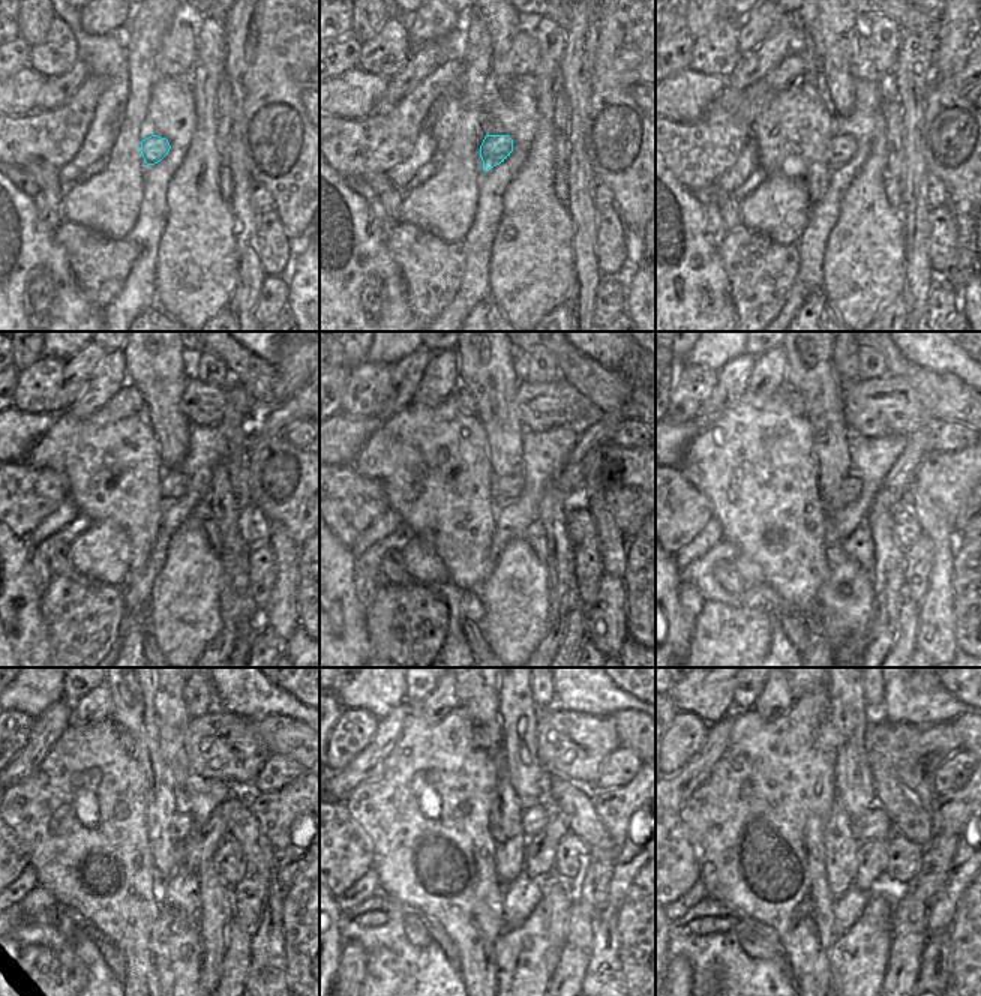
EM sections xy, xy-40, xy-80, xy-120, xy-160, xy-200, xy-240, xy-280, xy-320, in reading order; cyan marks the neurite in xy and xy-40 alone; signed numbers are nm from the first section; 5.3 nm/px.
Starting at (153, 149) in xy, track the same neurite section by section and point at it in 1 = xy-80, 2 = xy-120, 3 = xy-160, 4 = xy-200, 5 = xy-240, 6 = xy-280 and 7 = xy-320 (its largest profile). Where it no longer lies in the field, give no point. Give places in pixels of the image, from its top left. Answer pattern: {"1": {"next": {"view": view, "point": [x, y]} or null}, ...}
{"1": {"next": {"view": "xy-80", "point": [843, 147]}}, "2": {"next": {"view": "xy-120", "point": [173, 485]}}, "3": {"next": {"view": "xy-160", "point": [504, 489]}}, "4": {"next": {"view": "xy-200", "point": [851, 486]}}, "5": {"next": {"view": "xy-240", "point": [180, 822]}}, "6": {"next": {"view": "xy-280", "point": [534, 819]}}, "7": {"next": {"view": "xy-320", "point": [875, 824]}}}

